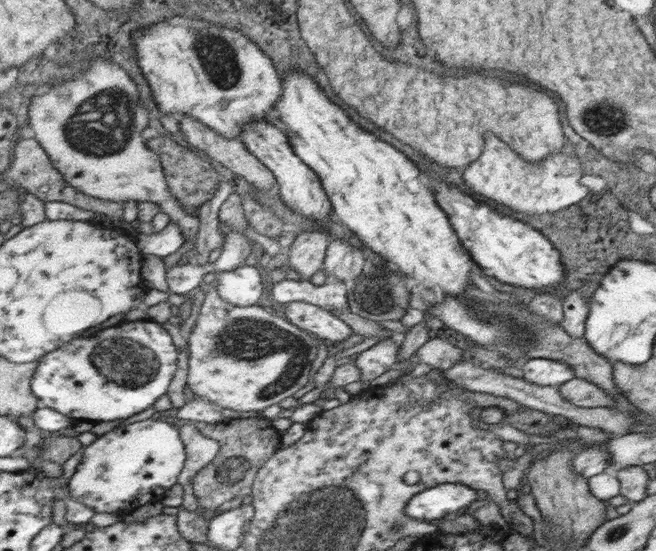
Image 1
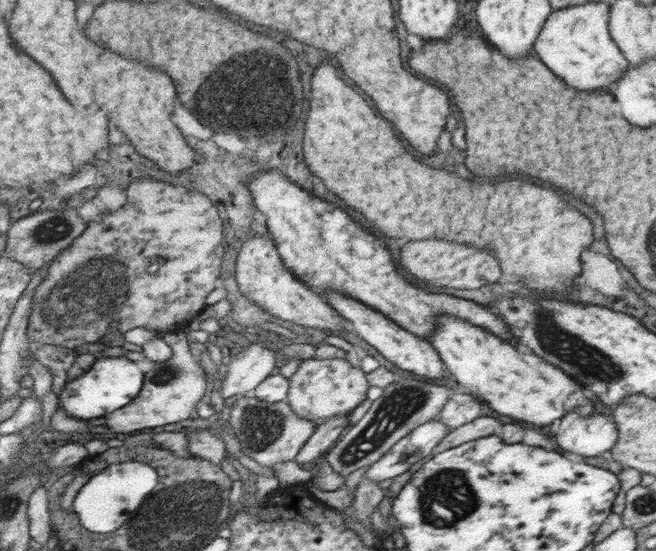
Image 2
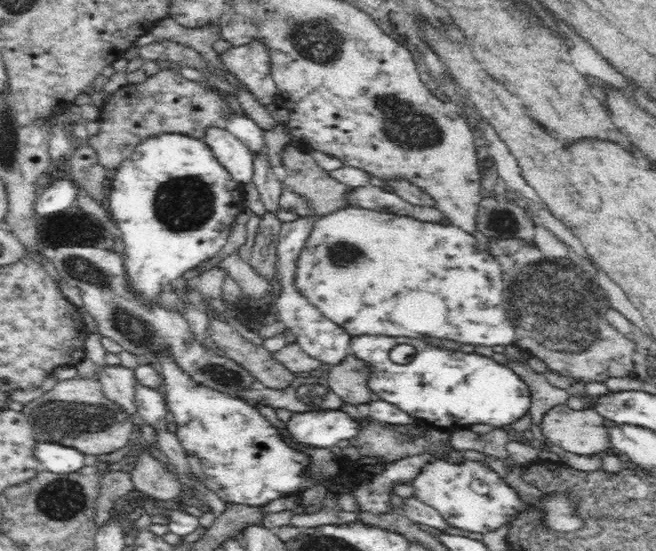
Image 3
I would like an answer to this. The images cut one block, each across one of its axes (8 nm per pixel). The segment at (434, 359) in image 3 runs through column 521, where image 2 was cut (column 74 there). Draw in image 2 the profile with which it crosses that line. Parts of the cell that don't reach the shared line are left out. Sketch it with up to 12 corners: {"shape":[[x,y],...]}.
{"shape":[[99,356],[69,380],[59,408],[89,422],[129,404],[145,384],[125,356]]}

